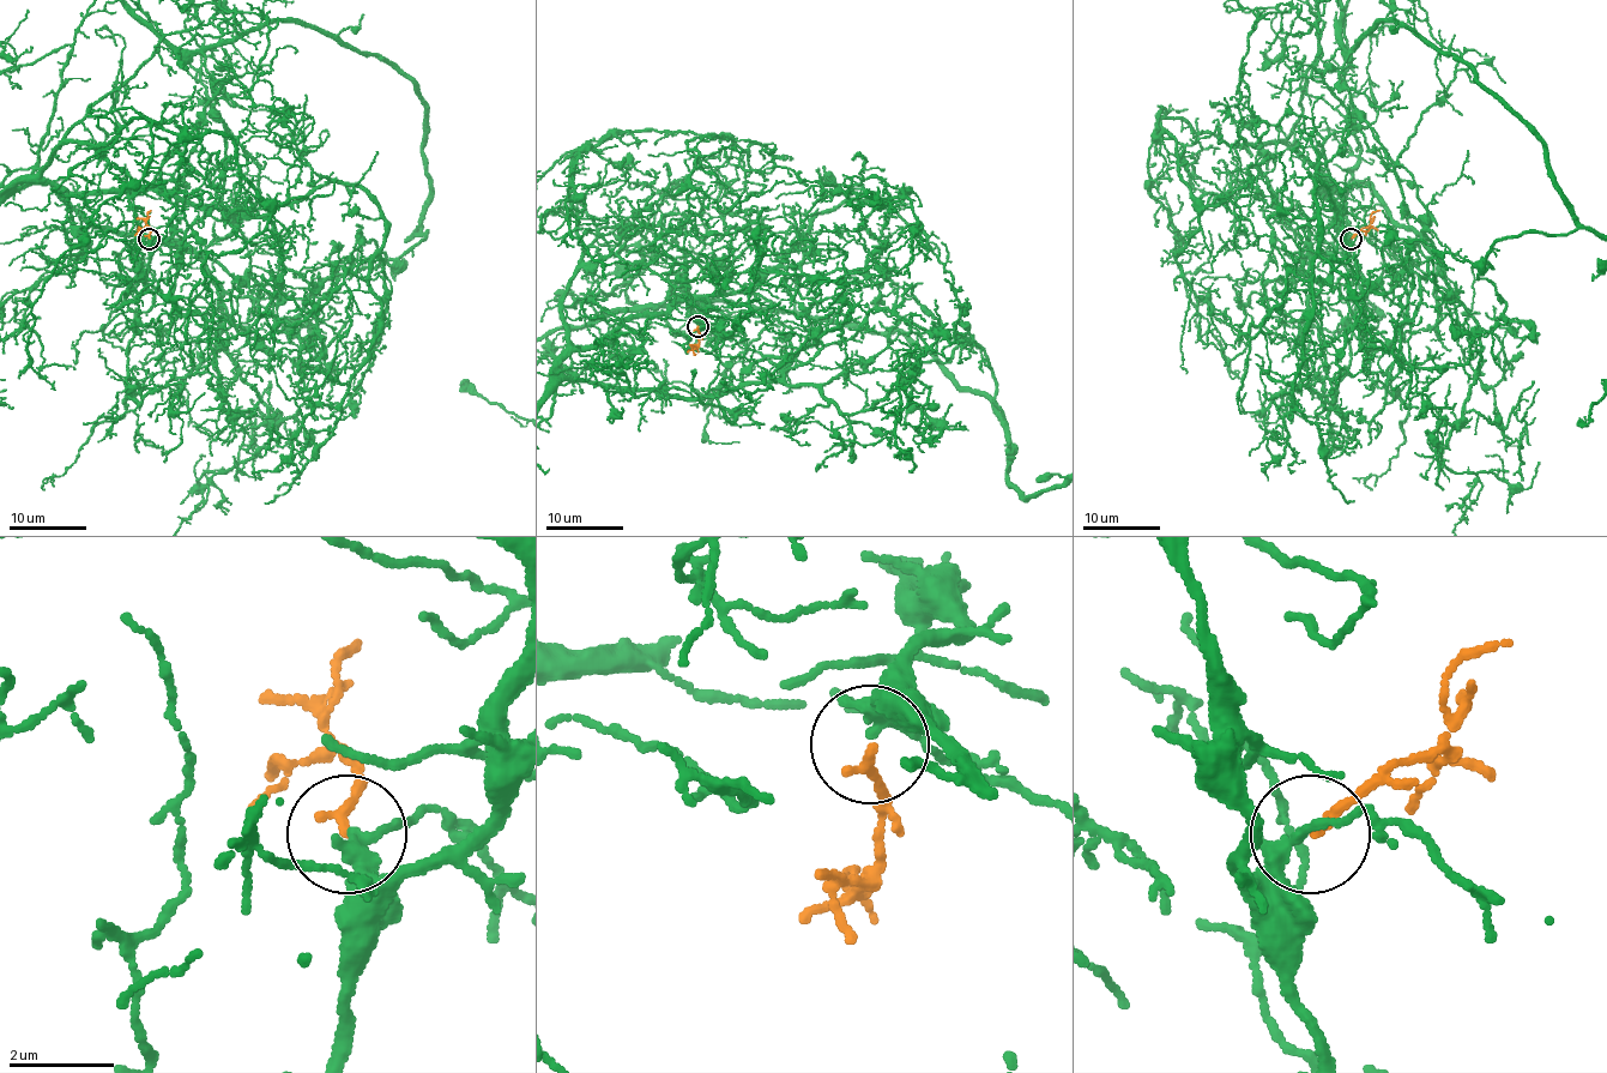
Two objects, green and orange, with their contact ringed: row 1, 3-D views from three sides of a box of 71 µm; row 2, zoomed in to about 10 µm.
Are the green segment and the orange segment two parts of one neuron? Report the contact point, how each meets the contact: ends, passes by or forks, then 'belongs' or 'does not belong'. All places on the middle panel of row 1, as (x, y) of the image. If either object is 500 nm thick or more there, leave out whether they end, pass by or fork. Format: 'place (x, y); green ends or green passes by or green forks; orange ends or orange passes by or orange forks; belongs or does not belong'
place (698, 326); green passes by; orange ends; belongs

